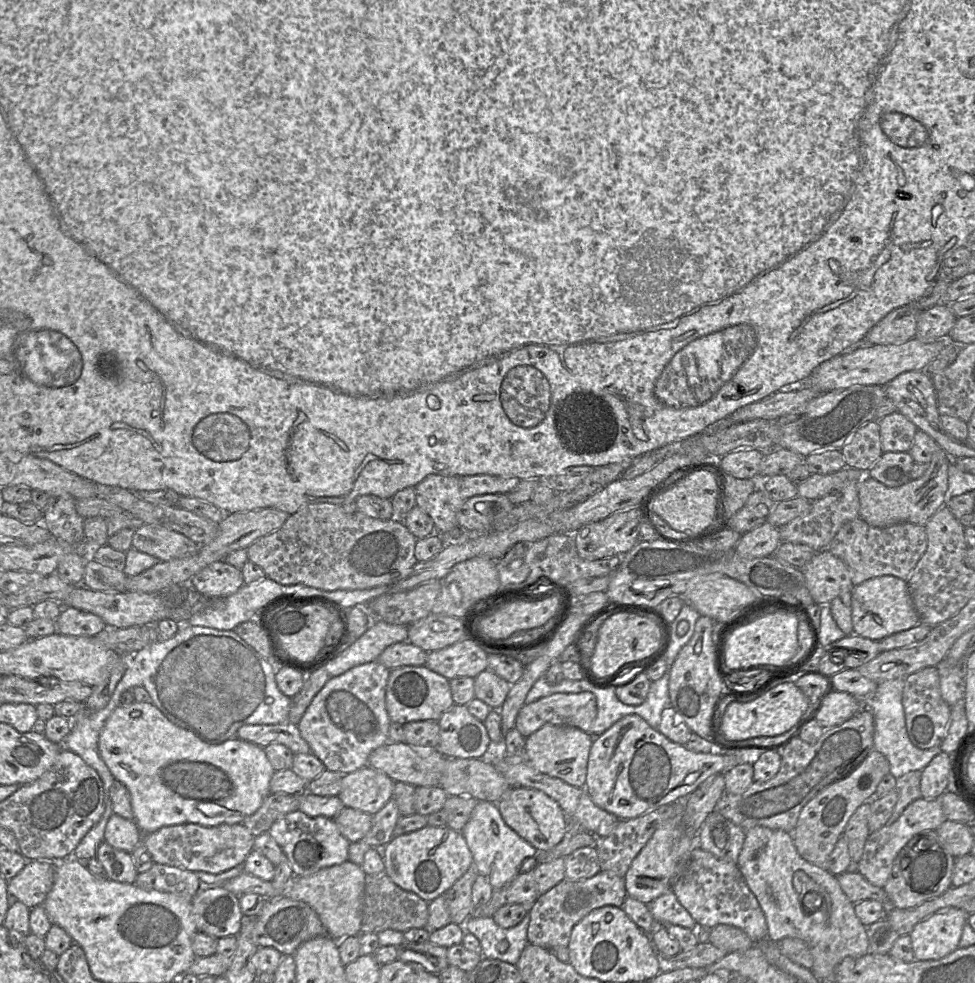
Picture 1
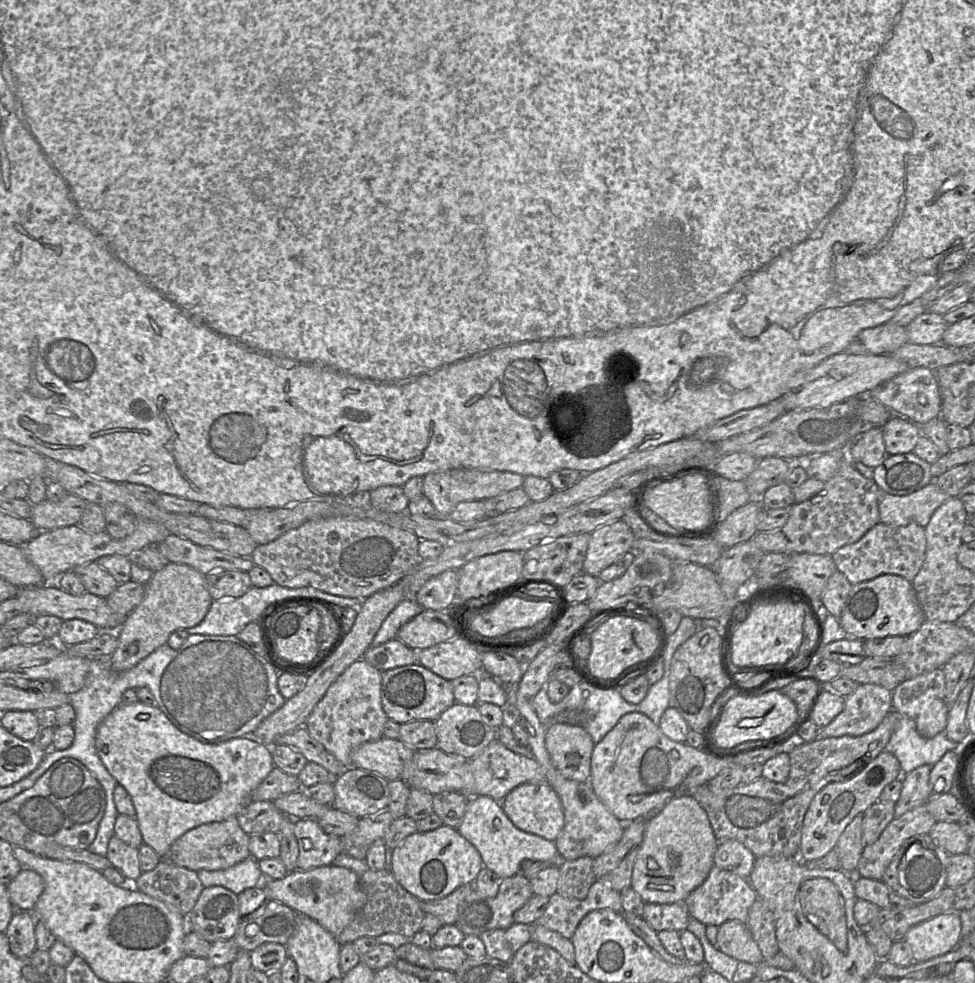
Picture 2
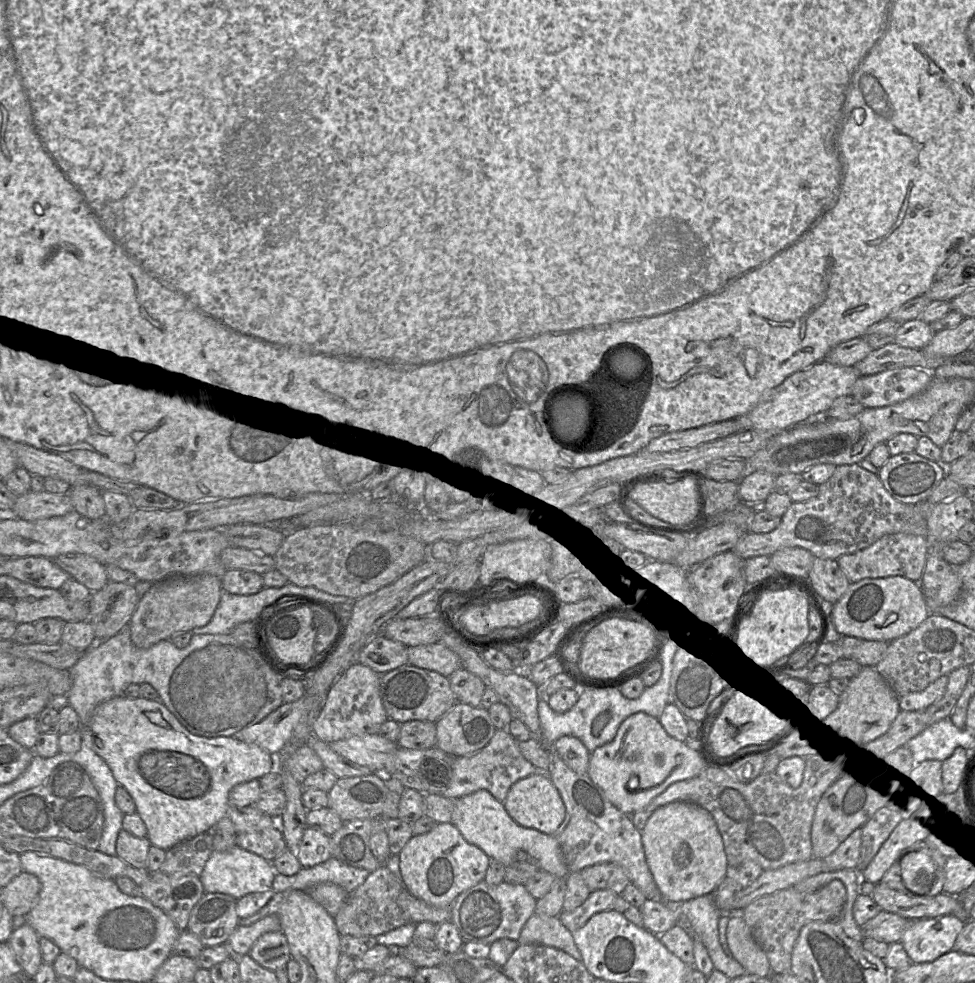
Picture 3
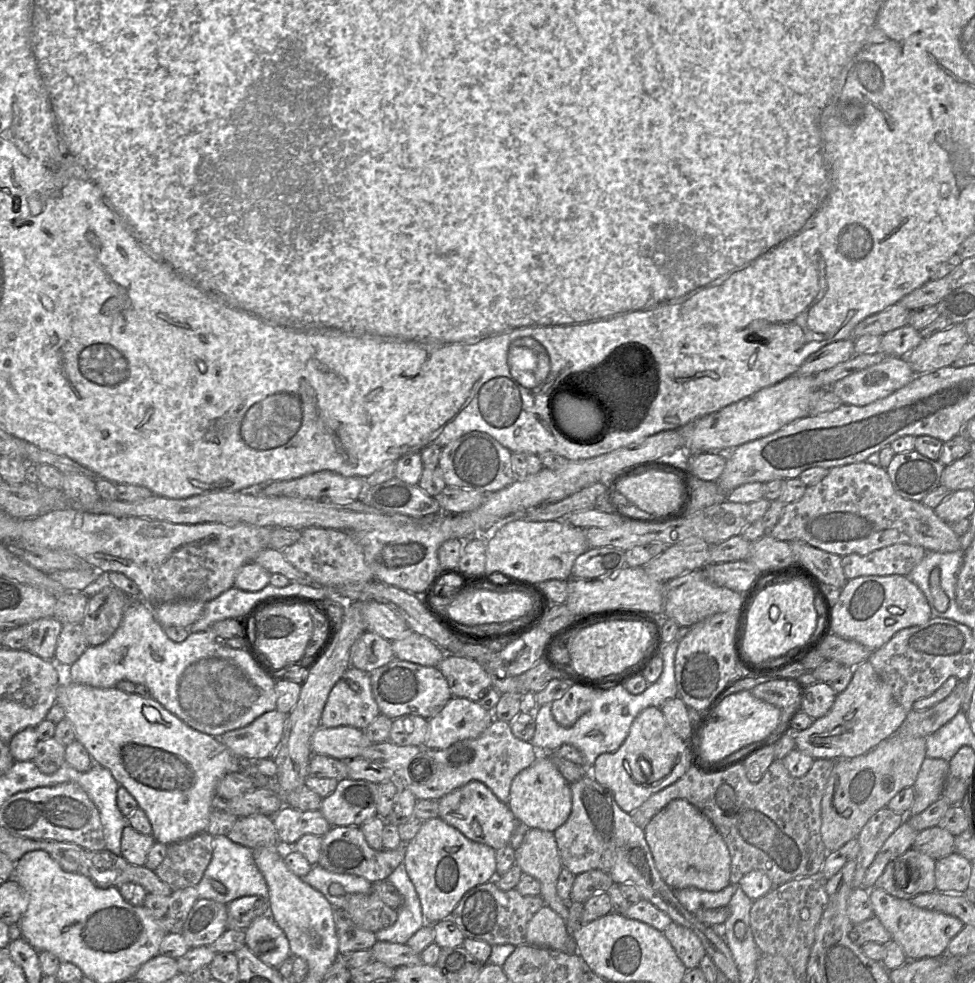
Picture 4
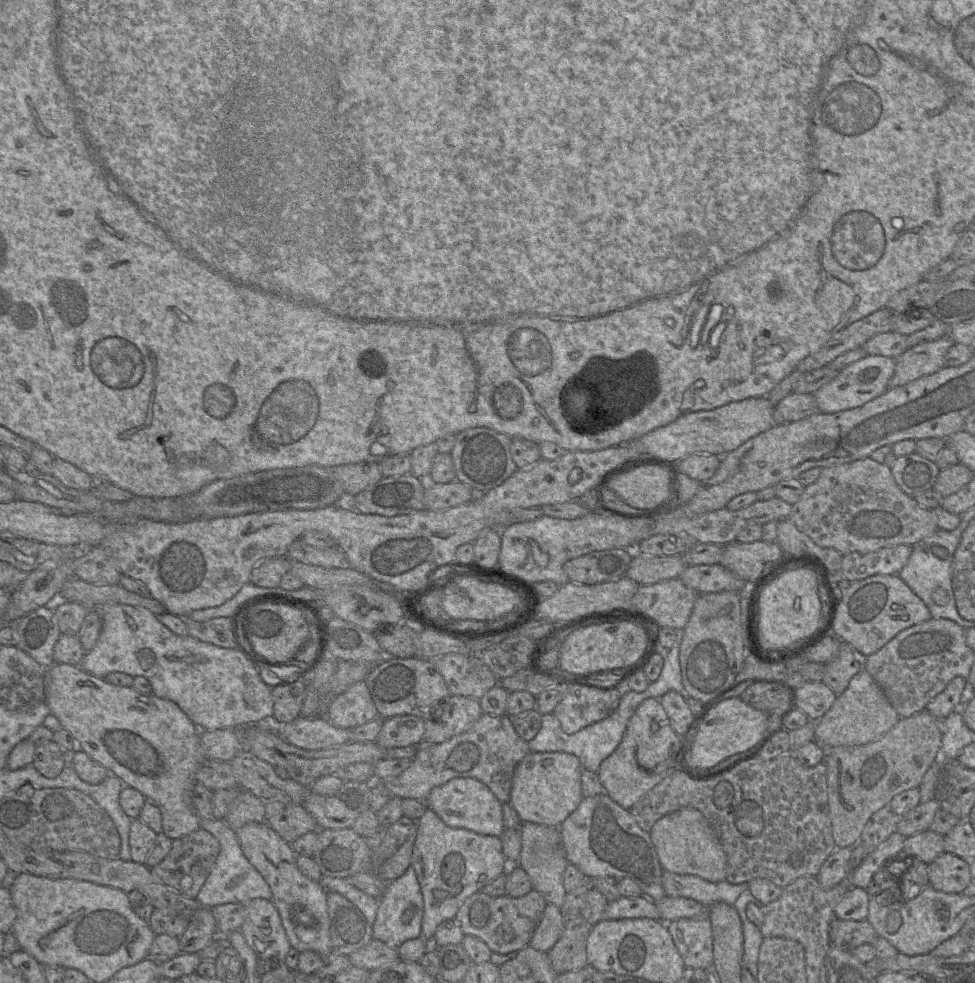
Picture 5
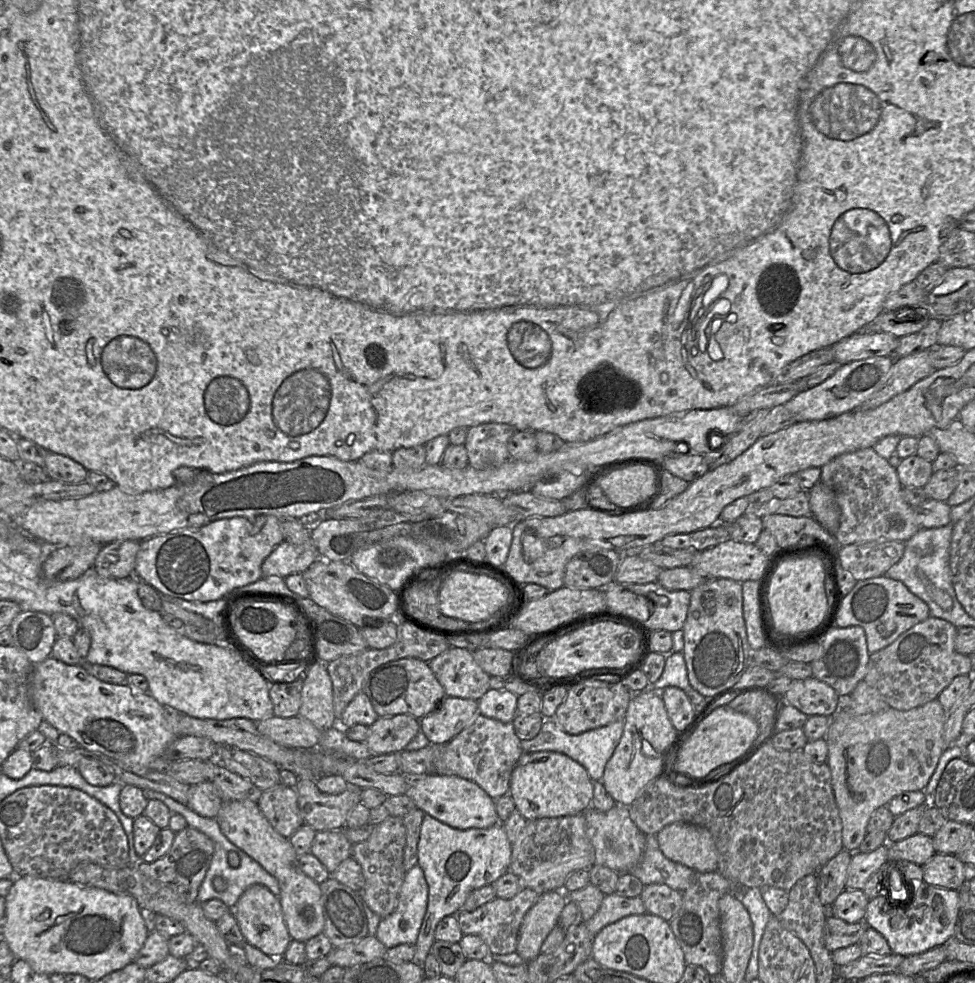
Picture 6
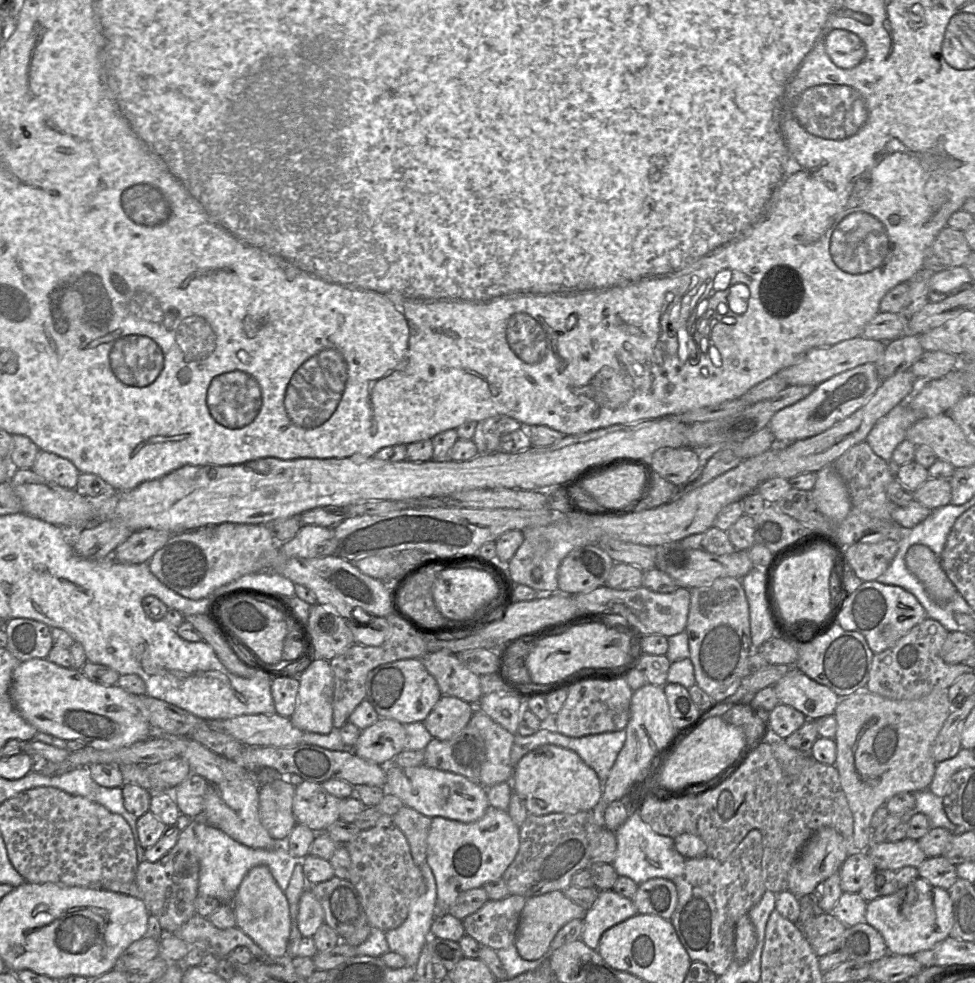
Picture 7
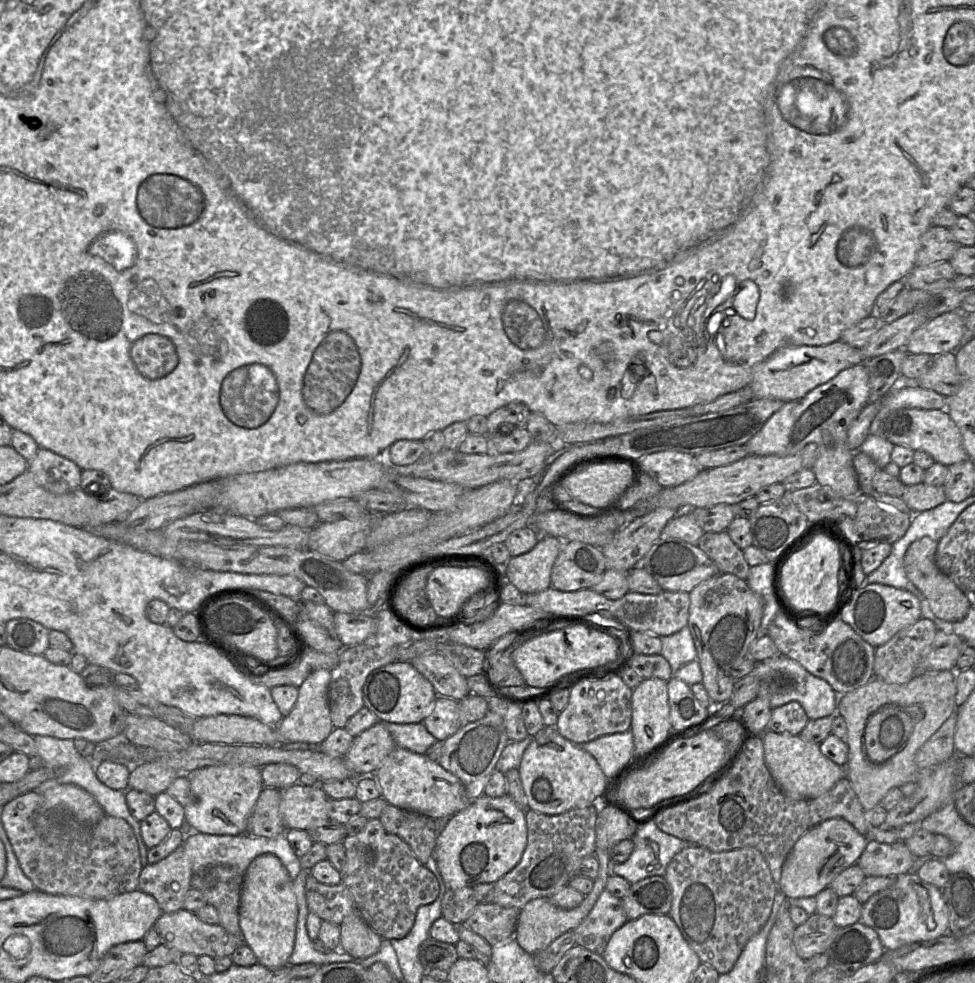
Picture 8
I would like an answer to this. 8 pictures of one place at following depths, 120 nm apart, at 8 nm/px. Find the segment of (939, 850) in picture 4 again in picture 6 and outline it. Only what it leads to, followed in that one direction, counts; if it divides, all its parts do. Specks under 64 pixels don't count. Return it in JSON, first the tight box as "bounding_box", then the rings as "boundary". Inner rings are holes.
{"bounding_box":[888,833,935,866],"boundary":[[[921,833],[888,843],[889,861],[907,860],[923,866],[935,854],[933,837]]]}

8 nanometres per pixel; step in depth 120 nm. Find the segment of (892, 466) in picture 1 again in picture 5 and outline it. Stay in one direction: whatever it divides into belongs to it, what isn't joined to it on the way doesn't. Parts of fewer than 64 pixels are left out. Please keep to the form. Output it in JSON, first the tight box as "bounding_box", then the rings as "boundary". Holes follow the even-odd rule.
{"bounding_box":[891,452,940,497],"boundary":[[[913,452],[897,457],[891,472],[902,491],[914,497],[933,487],[940,469],[936,463]]]}

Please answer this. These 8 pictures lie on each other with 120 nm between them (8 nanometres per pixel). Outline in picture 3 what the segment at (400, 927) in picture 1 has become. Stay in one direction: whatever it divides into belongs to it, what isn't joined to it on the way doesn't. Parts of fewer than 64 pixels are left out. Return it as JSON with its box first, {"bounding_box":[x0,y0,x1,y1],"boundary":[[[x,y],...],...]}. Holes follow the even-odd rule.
{"bounding_box":[334,865,410,937],"boundary":[[[385,865],[370,872],[364,883],[348,894],[346,902],[334,917],[339,934],[355,937],[378,936],[410,922],[408,915],[397,903],[403,889],[405,887],[402,881]]]}

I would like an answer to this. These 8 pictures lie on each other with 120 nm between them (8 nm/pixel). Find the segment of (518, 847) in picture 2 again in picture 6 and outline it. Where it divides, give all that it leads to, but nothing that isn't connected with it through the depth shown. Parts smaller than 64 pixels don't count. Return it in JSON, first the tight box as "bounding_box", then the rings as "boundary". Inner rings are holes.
{"bounding_box":[406,775,500,829],"boundary":[[[456,775],[413,777],[406,795],[424,813],[456,829],[488,828],[500,823],[494,800],[475,782]]]}

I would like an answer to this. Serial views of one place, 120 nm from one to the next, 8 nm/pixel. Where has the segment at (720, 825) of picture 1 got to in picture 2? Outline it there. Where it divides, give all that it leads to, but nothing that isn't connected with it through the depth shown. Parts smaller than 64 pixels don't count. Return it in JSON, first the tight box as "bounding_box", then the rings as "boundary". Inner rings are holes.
{"bounding_box":[714,840,756,880],"boundary":[[[730,840],[718,842],[714,866],[734,872],[748,880],[756,857],[742,843]]]}

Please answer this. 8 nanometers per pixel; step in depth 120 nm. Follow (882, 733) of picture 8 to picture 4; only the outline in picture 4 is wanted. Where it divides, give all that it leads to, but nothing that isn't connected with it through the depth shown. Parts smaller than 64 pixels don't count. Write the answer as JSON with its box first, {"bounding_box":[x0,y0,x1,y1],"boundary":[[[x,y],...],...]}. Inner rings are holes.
{"bounding_box":[821,735,926,852],"boundary":[[[892,735],[868,752],[835,760],[821,800],[821,838],[830,852],[856,838],[868,820],[902,789],[913,787],[926,758],[926,737]]]}

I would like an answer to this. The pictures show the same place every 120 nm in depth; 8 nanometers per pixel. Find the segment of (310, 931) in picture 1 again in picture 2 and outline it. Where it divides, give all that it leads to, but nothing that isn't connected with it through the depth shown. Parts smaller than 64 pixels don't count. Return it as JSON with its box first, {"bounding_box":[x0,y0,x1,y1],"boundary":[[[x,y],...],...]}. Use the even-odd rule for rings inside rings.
{"bounding_box":[233,900,298,952],"boundary":[[[268,900],[261,916],[240,921],[233,941],[239,950],[248,952],[269,942],[286,945],[294,932],[298,915],[290,907]]]}

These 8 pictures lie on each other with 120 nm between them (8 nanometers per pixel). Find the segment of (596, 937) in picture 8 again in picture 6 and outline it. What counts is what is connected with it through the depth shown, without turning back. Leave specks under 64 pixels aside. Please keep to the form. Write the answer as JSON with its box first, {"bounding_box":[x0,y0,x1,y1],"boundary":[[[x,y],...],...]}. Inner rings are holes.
{"bounding_box":[585,892,647,937],"boundary":[[[615,892],[604,896],[597,912],[585,924],[594,937],[602,928],[623,917],[645,913],[647,910],[640,896],[625,897]]]}

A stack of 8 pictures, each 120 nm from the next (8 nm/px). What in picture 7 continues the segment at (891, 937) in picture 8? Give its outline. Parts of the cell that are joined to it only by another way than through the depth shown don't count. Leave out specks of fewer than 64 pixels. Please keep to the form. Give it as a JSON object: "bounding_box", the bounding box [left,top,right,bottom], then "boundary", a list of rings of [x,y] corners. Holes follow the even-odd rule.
{"bounding_box":[864,877,953,955],"boundary":[[[918,877],[906,888],[902,888],[894,894],[869,901],[864,921],[881,933],[888,948],[888,954],[914,955],[920,951],[931,949],[950,936],[953,926],[952,901],[946,889],[932,886],[925,879]]]}

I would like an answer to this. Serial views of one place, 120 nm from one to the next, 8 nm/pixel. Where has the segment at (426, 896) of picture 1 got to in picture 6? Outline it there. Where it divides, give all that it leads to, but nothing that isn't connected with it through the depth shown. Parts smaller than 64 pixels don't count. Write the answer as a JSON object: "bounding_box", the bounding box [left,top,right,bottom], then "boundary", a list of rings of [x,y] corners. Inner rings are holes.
{"bounding_box":[414,815,512,967],"boundary":[[[424,815],[418,842],[418,863],[428,884],[427,910],[415,944],[414,962],[423,967],[435,940],[437,924],[446,916],[457,915],[474,889],[491,884],[508,871],[512,845],[502,823],[488,828],[456,829]]]}

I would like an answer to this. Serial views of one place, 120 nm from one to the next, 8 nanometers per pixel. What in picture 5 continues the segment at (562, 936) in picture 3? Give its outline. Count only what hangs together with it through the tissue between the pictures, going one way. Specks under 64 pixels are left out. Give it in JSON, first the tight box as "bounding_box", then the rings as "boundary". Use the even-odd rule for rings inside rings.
{"bounding_box":[529,904,566,952],"boundary":[[[547,904],[529,945],[535,950],[548,952],[561,937],[566,918],[560,907]]]}

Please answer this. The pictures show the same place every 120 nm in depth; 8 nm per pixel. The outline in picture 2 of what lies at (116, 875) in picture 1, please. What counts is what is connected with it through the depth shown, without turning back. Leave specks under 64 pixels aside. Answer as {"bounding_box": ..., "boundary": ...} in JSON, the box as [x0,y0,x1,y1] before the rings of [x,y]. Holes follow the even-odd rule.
{"bounding_box":[106,835,142,882],"boundary":[[[115,835],[109,840],[106,858],[129,882],[135,882],[142,873],[138,848],[127,845]]]}

